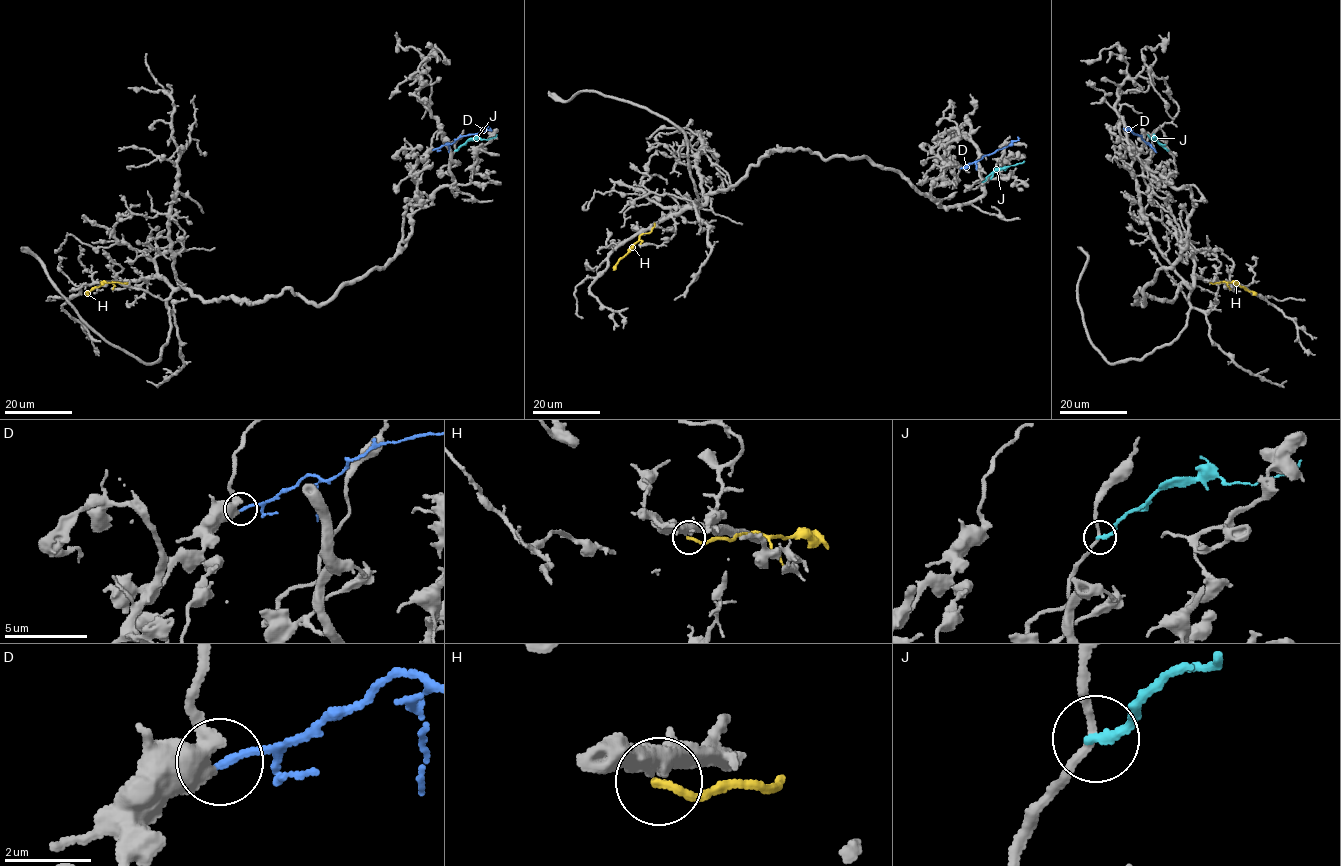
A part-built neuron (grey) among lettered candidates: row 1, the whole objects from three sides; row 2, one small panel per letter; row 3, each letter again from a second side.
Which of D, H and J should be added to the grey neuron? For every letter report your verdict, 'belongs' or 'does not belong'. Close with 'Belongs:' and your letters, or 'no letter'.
D: does not belong
H: does not belong
J: does not belong
Belongs: no letter

